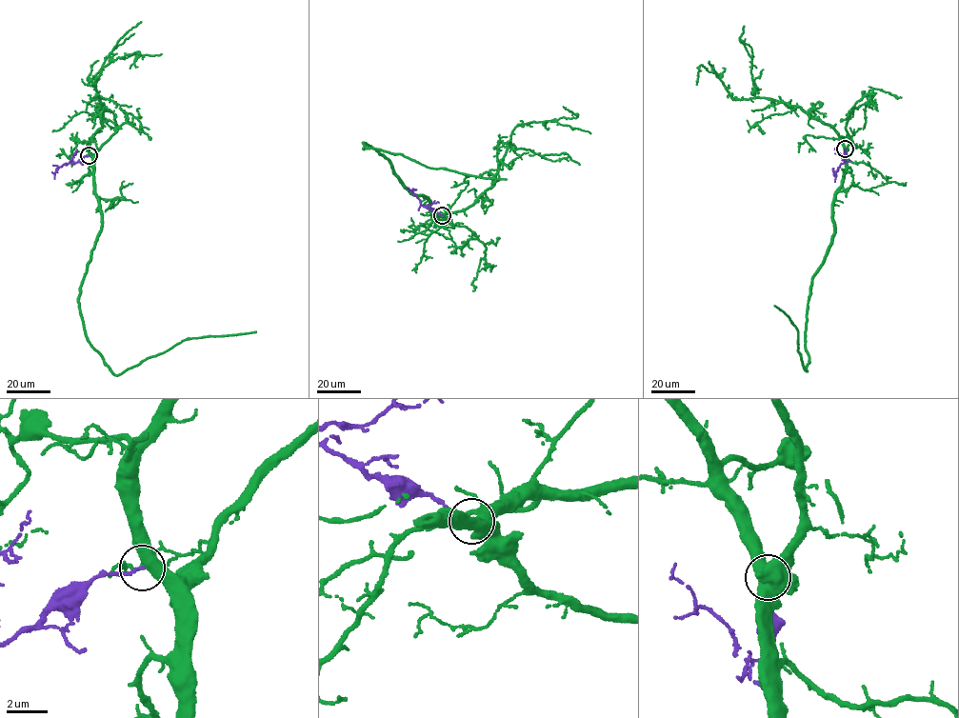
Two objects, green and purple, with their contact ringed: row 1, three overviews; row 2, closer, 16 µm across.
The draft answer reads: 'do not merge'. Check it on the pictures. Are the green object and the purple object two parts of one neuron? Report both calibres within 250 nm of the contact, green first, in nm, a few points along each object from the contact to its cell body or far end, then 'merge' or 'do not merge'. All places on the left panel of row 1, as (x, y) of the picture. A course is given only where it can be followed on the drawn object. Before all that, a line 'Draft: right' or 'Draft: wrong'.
Draft: wrong
500/150 nm | green via (89, 155), (101, 229), (78, 304), (88, 341), (109, 369), (121, 374), (185, 339), (256, 331) | purple via (89, 155), (73, 163), (64, 164), (56, 171), (57, 167), (52, 165) | merge

